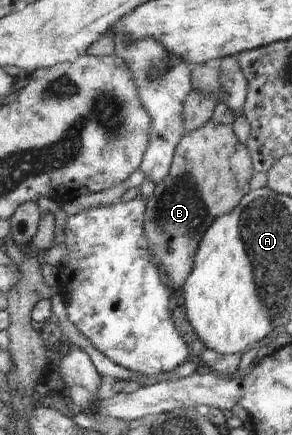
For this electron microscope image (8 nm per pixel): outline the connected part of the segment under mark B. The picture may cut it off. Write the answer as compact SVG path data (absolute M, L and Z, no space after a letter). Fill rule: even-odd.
M207 120L203 126L184 134L174 151L173 164L170 166L167 177L155 184L153 194L147 199L144 222L147 243L155 252L156 261L170 275L171 286L175 286L175 289L181 288L191 273L193 254L207 226L217 216L227 214L229 210L235 208L239 198L252 190L249 188L249 178L253 174L249 154L235 139L235 134L229 125L224 126Z

